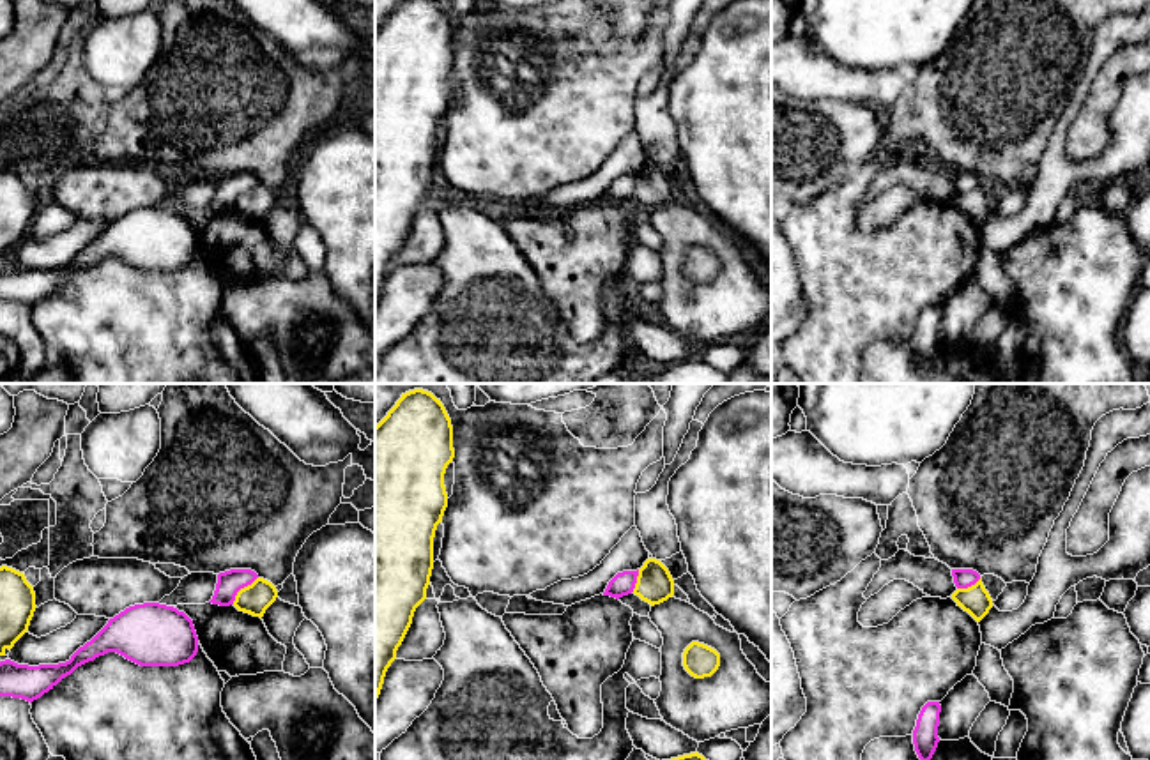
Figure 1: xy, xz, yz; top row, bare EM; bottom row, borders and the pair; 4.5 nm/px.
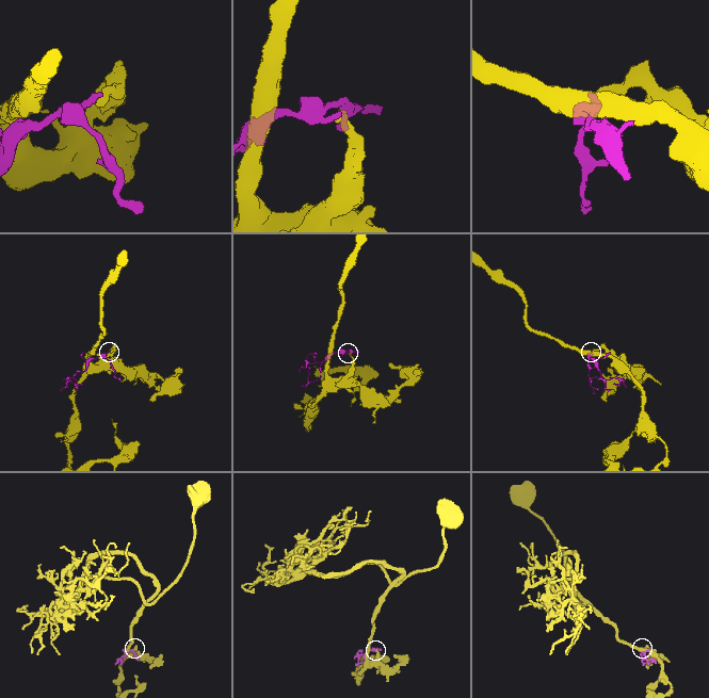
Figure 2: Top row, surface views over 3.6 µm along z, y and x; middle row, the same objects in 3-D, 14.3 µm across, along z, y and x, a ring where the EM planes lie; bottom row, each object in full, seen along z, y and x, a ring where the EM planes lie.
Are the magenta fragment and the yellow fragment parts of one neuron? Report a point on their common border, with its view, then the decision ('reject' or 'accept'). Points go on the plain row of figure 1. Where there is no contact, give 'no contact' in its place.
contact xy (241, 191); reject

